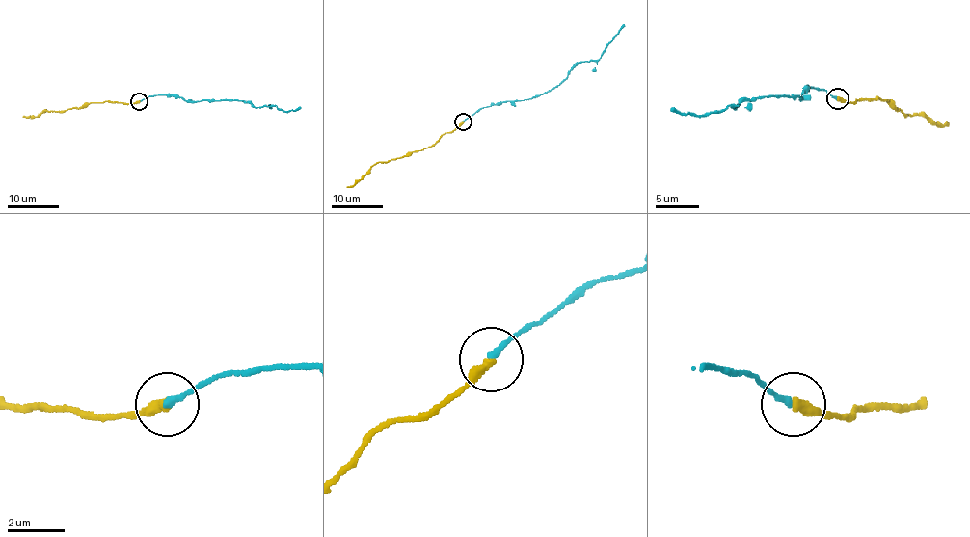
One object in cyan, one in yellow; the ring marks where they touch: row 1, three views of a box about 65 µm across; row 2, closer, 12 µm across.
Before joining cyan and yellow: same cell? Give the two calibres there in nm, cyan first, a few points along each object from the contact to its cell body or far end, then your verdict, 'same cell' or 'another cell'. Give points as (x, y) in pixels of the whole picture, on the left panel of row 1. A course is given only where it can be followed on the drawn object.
calibres 240 and 360 nm; course cyan (139, 102), (148, 96), (175, 95), (195, 102), (245, 100), (253, 106), (273, 106), (288, 111), (300, 107); course yellow (139, 102), (97, 102), (64, 111), (41, 111), (37, 116), (22, 117); same cell

